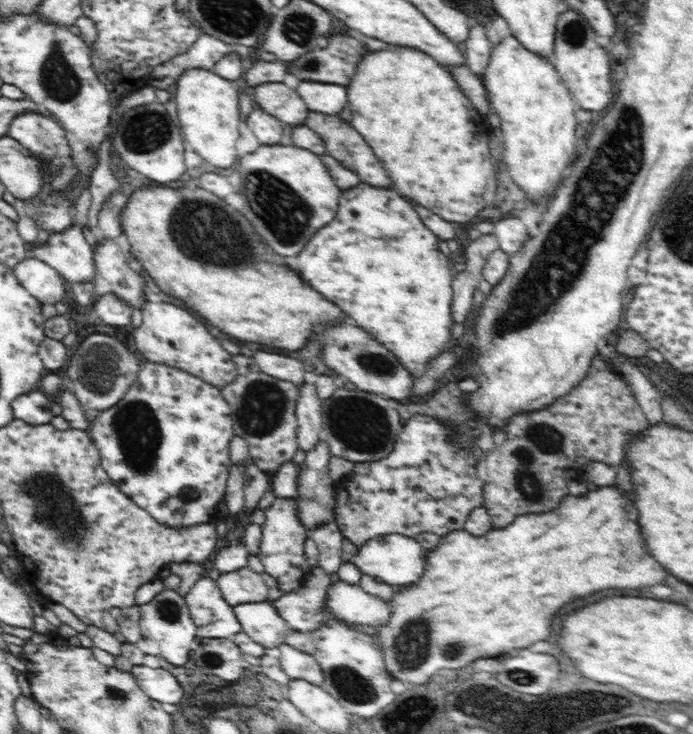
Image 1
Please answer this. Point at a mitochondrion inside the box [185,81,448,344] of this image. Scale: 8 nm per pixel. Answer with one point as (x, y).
(286, 214)

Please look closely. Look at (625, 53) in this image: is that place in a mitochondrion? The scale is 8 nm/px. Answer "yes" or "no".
no

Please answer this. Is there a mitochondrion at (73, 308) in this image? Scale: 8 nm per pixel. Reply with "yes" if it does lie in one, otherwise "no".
no

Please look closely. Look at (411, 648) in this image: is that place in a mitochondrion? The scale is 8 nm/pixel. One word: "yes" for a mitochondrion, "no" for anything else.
yes

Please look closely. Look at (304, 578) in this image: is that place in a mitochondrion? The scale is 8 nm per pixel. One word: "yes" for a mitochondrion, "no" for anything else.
no

